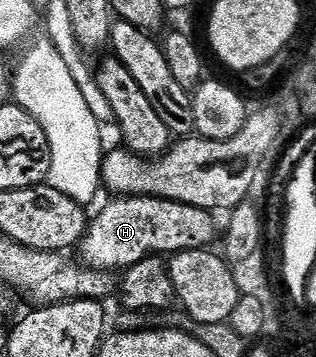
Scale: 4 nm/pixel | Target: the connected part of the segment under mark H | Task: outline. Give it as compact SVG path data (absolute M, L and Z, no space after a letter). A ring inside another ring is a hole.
M120 196L112 202L100 215L93 217L88 223L88 230L78 247L79 257L84 265L95 270L109 272L124 272L128 267L138 264L143 258L152 255L171 256L178 252L205 249L212 243L216 232L213 213L209 210L198 209L194 205L184 205L181 202L171 202L165 198L133 198Z

